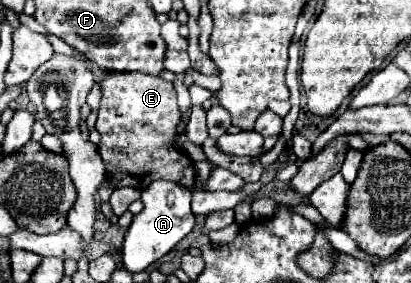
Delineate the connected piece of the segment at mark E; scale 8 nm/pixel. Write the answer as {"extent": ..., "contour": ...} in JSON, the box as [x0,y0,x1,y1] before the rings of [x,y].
{"extent":[97,73,195,191],"contour":[[[111,73],[101,81],[103,97],[97,117],[101,141],[97,151],[105,163],[105,183],[111,189],[135,187],[143,191],[157,179],[179,183],[191,189],[195,185],[195,169],[191,157],[175,147],[181,109],[171,81],[141,73]]]}

